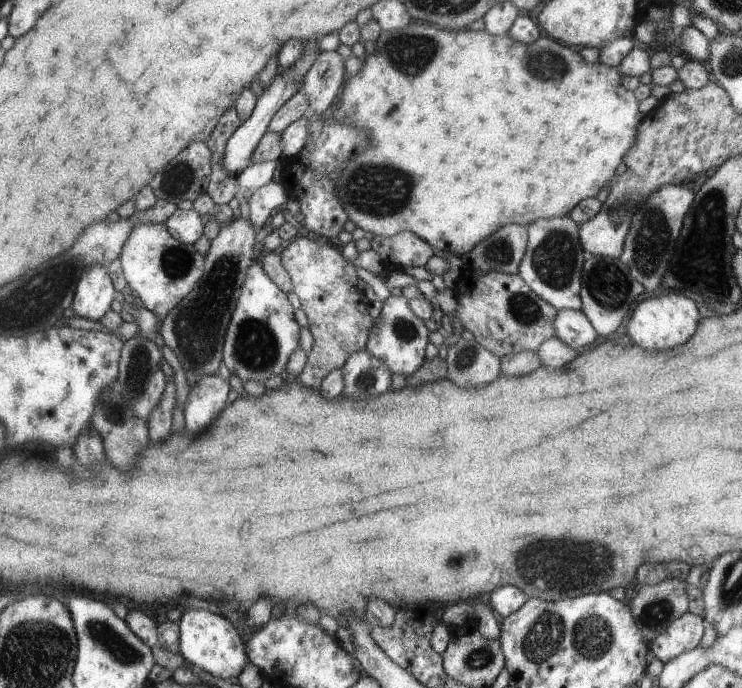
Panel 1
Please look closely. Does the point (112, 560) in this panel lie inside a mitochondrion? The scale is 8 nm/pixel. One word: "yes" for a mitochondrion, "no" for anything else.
no

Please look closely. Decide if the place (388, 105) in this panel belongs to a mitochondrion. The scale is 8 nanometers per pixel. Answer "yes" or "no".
no

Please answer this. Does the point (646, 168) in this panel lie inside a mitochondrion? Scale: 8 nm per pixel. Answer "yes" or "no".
yes

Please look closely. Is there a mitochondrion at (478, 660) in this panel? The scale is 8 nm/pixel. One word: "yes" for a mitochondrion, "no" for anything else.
yes

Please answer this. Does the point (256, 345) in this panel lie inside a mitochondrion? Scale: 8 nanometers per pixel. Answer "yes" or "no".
yes

